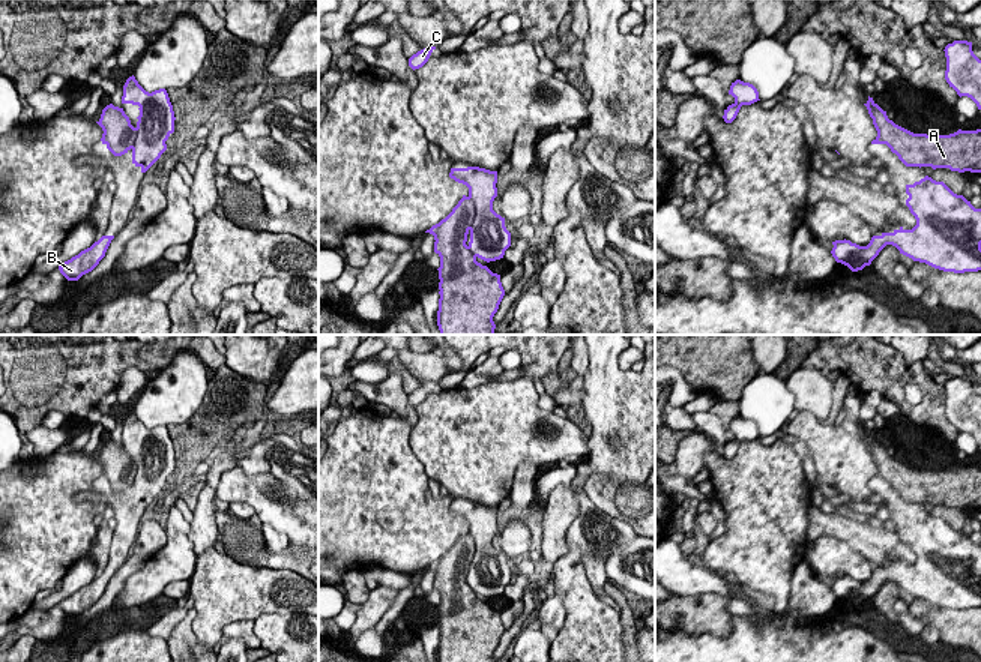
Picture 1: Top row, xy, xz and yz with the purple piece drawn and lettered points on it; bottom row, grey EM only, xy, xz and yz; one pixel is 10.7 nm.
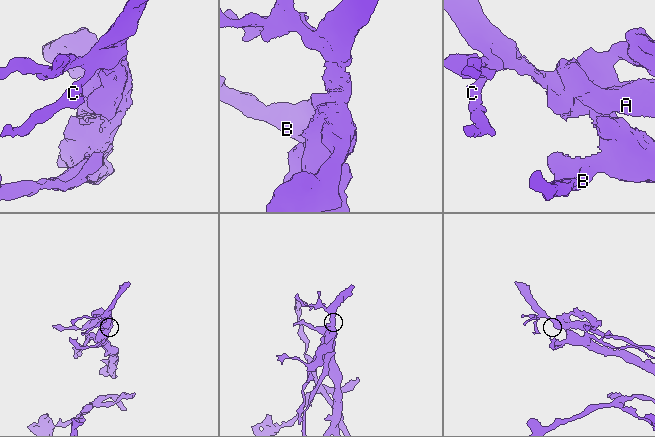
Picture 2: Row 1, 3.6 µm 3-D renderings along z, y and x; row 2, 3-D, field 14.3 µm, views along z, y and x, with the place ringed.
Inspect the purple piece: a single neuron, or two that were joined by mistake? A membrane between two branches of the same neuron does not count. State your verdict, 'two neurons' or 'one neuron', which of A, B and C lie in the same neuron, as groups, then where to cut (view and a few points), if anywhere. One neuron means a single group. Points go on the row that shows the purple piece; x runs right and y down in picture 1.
two neurons; groups A / B C; cut xz (466, 197), (473, 204), (473, 222), (469, 228)

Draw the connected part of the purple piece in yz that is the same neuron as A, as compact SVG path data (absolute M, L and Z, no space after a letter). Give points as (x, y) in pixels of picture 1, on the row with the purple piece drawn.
M873 98L864 104L877 138L886 144L906 167L949 168L951 171L981 173L981 129L949 135L913 134L888 119Z

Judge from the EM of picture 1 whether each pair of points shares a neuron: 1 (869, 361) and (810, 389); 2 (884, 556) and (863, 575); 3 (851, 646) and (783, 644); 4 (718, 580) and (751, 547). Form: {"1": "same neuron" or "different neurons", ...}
{"1": "different neurons", "2": "different neurons", "3": "same neuron", "4": "different neurons"}

